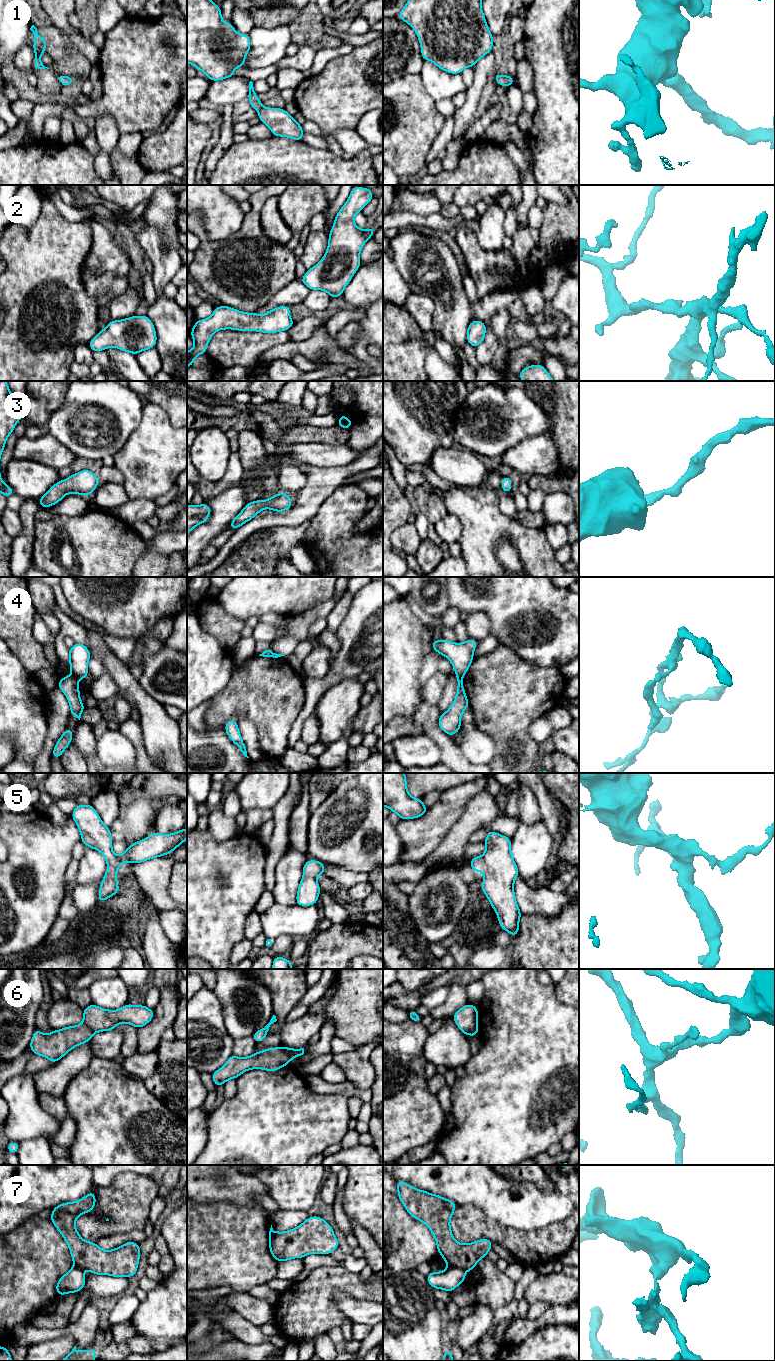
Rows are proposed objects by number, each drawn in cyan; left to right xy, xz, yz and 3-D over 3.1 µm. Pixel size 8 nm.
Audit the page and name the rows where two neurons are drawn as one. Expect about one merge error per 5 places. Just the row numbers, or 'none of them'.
4, 6, 7

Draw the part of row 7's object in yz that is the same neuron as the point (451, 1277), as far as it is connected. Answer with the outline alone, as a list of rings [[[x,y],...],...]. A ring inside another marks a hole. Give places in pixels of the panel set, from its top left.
[[[448,1266],[442,1272],[431,1271],[426,1276],[426,1280],[433,1289],[442,1289],[451,1293],[457,1286],[465,1282],[465,1272],[462,1269]]]

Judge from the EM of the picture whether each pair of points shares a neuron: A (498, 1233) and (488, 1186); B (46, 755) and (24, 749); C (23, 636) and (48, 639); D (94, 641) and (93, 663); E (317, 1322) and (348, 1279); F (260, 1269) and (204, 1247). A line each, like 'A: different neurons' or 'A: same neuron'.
A: different neurons
B: different neurons
C: different neurons
D: different neurons
E: same neuron
F: same neuron

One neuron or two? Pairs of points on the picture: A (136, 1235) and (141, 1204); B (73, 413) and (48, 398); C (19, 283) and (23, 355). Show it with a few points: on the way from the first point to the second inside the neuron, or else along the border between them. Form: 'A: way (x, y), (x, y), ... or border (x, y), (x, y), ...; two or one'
A: border (142, 1229), (132, 1229), (125, 1233), (114, 1234); two
B: border (67, 391), (63, 402), (51, 414), (46, 423); two
C: way (19, 301), (15, 329), (17, 337); one

